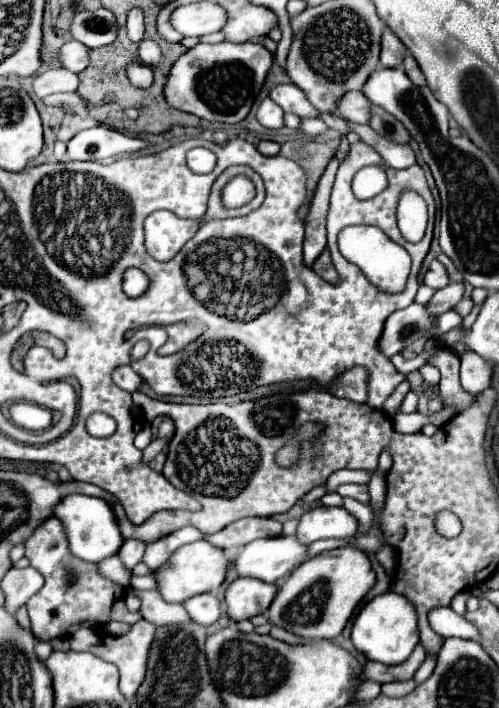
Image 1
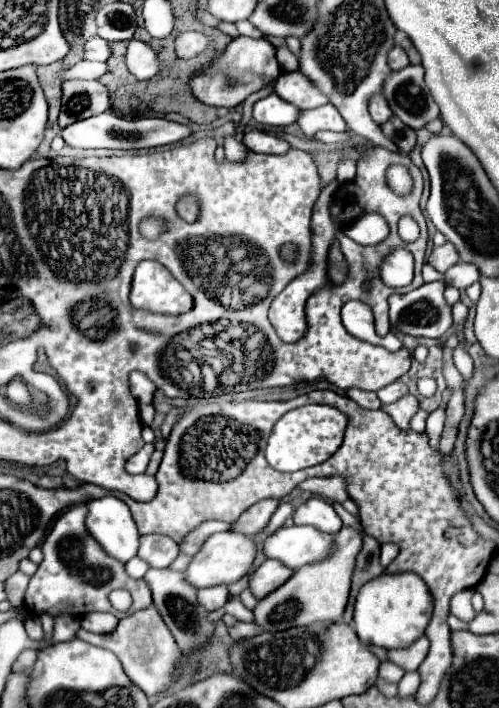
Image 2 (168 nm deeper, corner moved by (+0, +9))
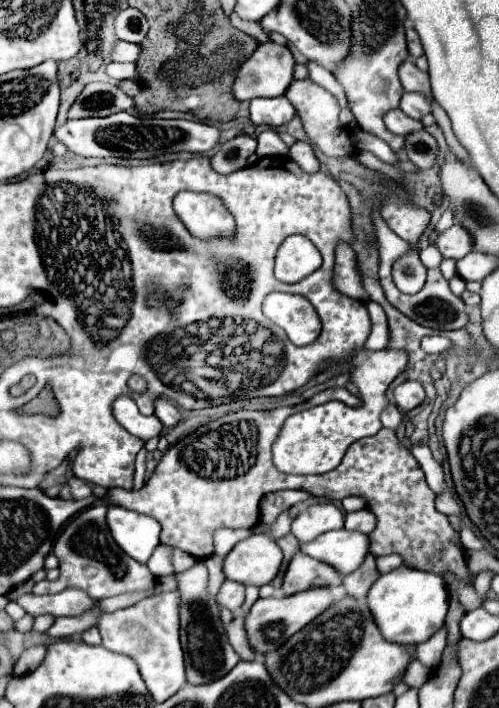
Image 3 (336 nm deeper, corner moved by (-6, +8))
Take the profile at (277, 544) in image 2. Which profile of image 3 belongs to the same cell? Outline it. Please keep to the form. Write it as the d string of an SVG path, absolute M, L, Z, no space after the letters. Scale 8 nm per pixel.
M346 528L320 534L308 544L300 544L300 552L328 562L342 576L352 574L364 562L370 552L370 538L362 532L350 532Z

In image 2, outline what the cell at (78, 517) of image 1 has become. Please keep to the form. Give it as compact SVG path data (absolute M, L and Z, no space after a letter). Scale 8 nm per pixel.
M106 495L86 501L86 531L106 551L106 555L126 563L138 551L138 529L130 509L120 499Z

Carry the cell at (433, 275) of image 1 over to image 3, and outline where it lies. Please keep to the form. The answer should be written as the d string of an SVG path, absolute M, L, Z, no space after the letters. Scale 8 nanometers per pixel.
M456 222L452 228L448 228L446 232L442 232L438 236L436 246L440 248L444 258L460 260L460 258L464 258L466 254L470 254L474 250L474 240L472 240L472 234Z

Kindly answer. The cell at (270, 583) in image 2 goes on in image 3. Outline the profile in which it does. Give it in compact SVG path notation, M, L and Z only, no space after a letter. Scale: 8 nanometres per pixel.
M298 552L292 558L292 562L288 564L282 590L288 596L292 596L298 592L310 590L314 586L324 588L324 586L340 586L340 584L342 584L342 576L340 576L340 572L336 572L336 568Z

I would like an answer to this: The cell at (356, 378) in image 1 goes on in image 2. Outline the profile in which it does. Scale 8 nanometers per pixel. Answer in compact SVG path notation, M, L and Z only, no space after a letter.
M350 387L350 389L346 389L346 395L348 395L350 399L354 399L354 401L356 401L360 407L364 407L364 409L380 409L380 407L382 407L382 401L378 399L376 393Z

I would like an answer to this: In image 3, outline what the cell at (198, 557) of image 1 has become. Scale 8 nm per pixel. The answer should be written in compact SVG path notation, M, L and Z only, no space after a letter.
M252 534L236 544L224 558L224 574L228 580L264 586L270 584L282 566L282 550L266 534Z

